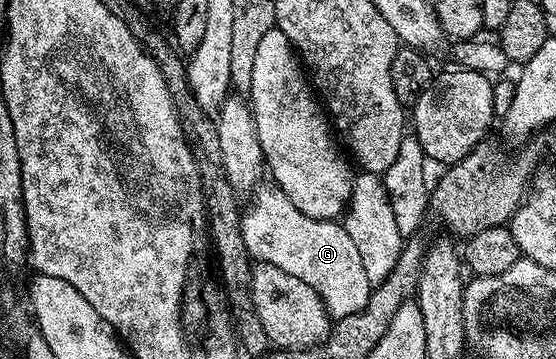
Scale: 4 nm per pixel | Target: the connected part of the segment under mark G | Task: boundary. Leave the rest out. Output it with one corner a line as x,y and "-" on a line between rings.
274,185
260,186
250,199
251,204
248,207
246,204
242,212
240,227
252,260
268,263
305,281
323,298
327,314
336,320
367,307
373,284
365,277
361,253
357,253
357,245
353,245
342,222
305,217
283,190

